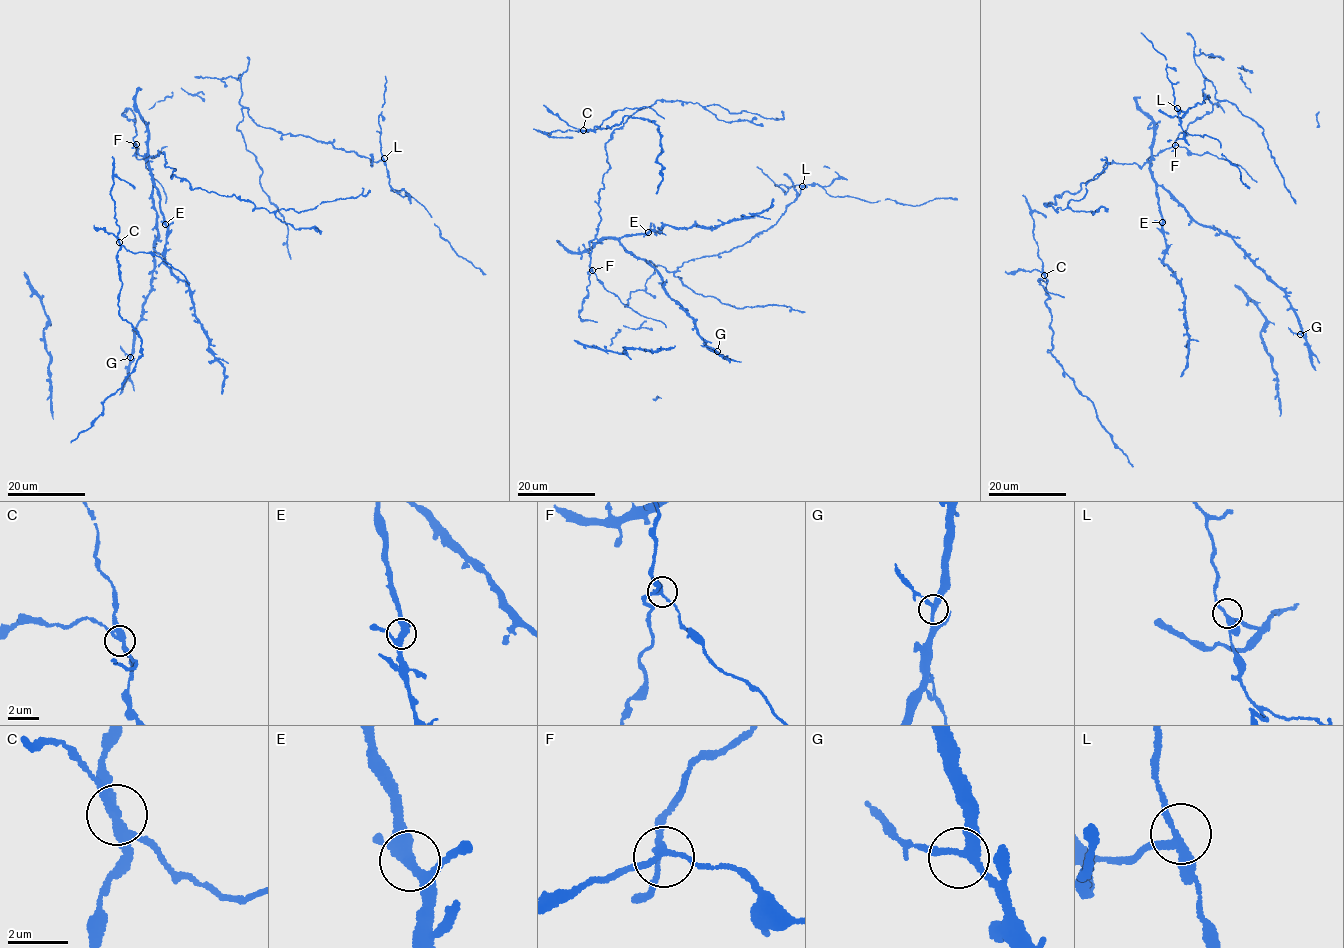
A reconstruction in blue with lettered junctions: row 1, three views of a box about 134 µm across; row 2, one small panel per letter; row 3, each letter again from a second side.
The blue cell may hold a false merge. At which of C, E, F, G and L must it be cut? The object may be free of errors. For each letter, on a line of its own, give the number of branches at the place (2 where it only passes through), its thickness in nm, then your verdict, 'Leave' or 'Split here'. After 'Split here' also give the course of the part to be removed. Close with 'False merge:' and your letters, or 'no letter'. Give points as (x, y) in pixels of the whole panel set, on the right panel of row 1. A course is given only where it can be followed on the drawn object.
C: Branches: 4. Thickness 280 nm. Split here. Course of the part to remove: (1044, 275), (1048, 279), (1045, 282), (1041, 279), (1039, 284), (1064, 297)
E: Branches: 4. Thickness 360 nm. Leave
F: Branches: 4. Thickness 190 nm. Leave
G: Branches: 3. Thickness 240 nm. Leave
L: Branches: 3. Thickness 240 nm. Leave
False merge: C

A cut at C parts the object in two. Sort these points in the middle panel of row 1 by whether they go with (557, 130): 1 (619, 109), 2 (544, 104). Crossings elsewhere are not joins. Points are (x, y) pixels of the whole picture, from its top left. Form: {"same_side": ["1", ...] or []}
{"same_side": []}

